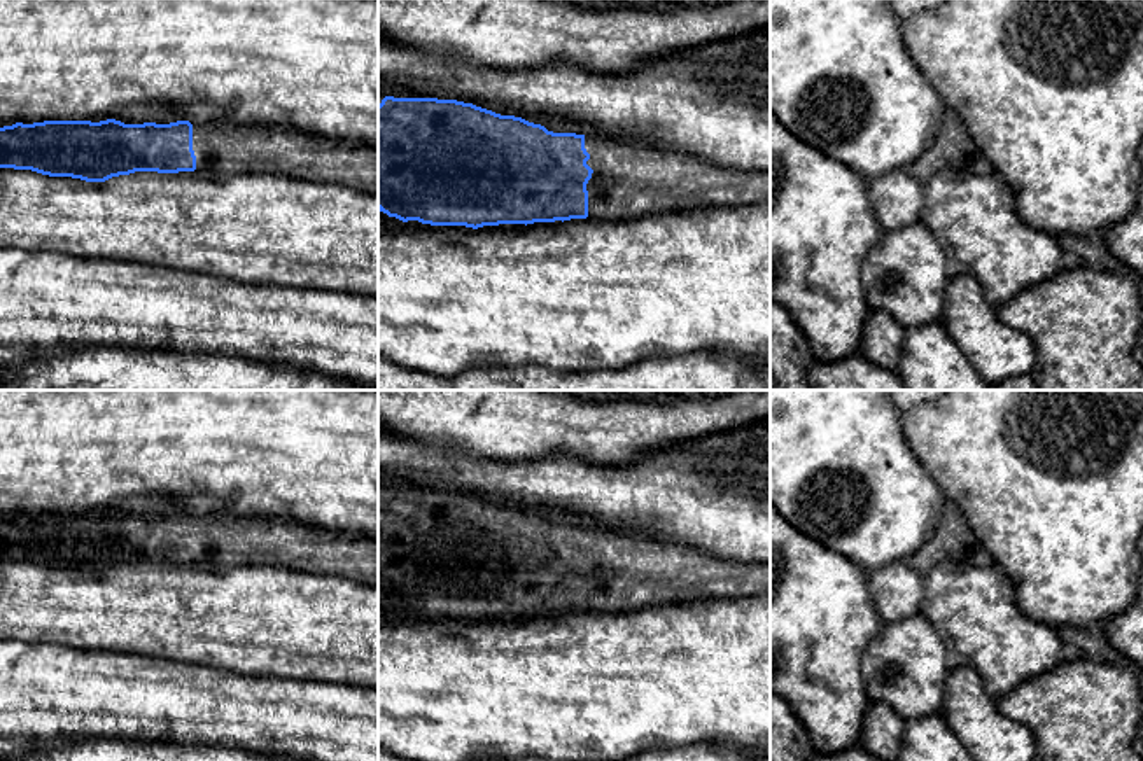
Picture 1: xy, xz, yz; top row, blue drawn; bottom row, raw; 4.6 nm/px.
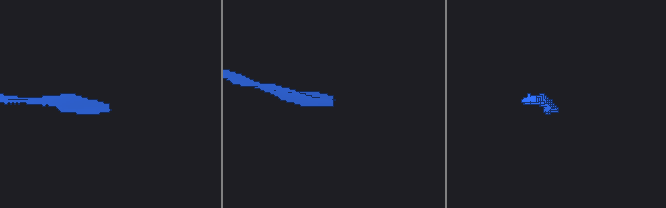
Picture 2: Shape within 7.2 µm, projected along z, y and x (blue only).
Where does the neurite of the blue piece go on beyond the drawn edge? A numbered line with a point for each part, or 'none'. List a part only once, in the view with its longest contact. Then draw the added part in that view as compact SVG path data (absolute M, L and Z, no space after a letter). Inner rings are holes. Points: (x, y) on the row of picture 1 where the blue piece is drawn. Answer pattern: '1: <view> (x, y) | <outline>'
1: xz (629, 181) | M585 135L593 170L586 184L588 219L744 206L770 201L770 171L723 168L686 154Z

